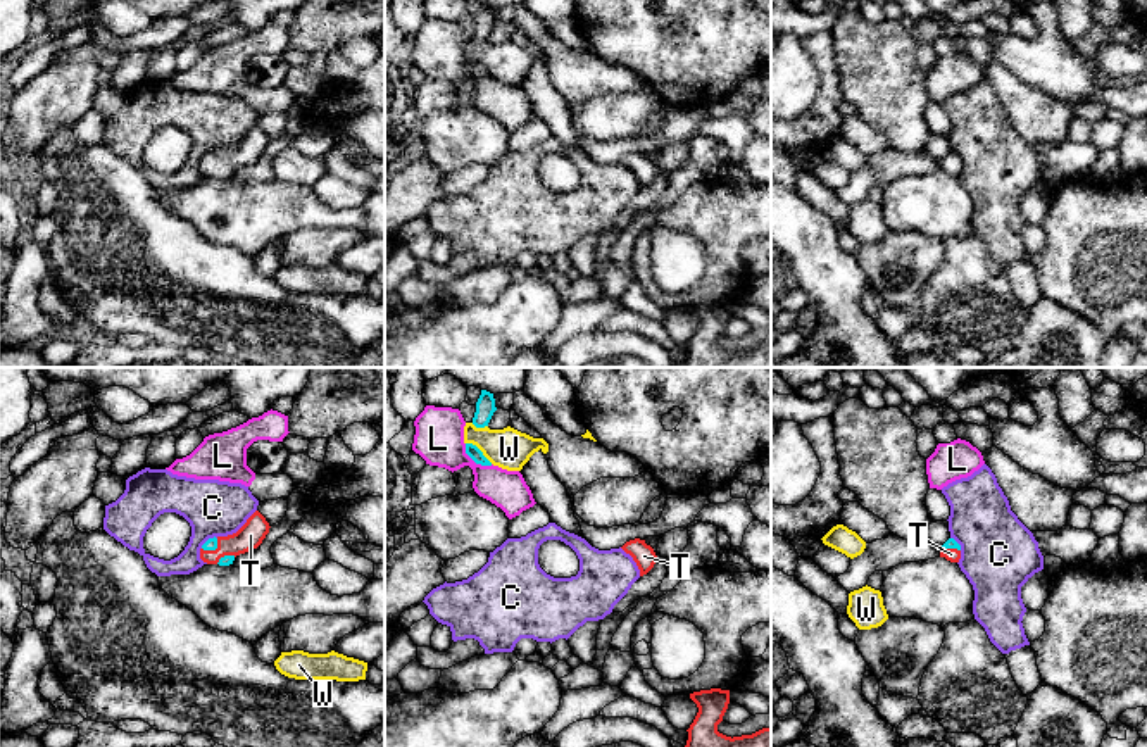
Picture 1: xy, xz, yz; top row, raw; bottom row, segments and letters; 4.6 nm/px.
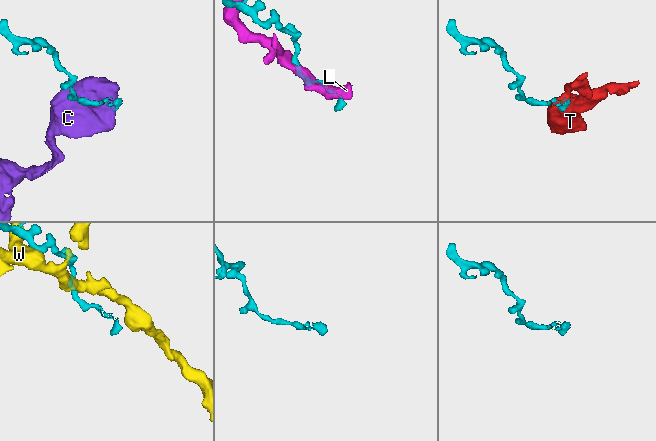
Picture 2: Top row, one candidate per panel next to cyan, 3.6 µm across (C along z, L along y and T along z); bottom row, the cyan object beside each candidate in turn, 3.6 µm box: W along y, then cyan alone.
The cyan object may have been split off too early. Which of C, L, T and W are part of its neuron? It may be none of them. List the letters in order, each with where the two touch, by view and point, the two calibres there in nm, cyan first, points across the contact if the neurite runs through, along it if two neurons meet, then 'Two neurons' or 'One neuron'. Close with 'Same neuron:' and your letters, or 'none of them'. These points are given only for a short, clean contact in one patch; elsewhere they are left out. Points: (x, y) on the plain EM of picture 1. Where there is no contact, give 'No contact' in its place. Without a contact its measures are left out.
C: Touches cyan at xy (207, 154). Thickness 60 nm (cyan) against 260 nm. Two neurons
L: Touches cyan at xz (475, 75). Thickness 60 nm (cyan) against 220 nm. Boundary: xz (464, 57), (464, 64), (476, 76), (492, 78). Two neurons
T: Touches cyan at xy (213, 163). Thickness 60 nm (cyan) against 120 nm. Path across: xy (211, 157), (213, 163), (226, 163), (250, 149). One neuron
W: Touches cyan at xz (480, 64). Thickness 60 nm (cyan) against 190 nm. Two neurons
Same neuron: T

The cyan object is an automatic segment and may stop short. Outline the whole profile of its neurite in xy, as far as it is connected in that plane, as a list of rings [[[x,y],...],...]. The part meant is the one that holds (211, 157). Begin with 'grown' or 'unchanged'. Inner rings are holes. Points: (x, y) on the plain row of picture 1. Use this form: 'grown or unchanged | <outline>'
grown | [[[255,124],[236,147],[209,152],[200,162],[200,173],[207,178],[229,179],[236,169],[257,162],[269,141],[266,131]]]

